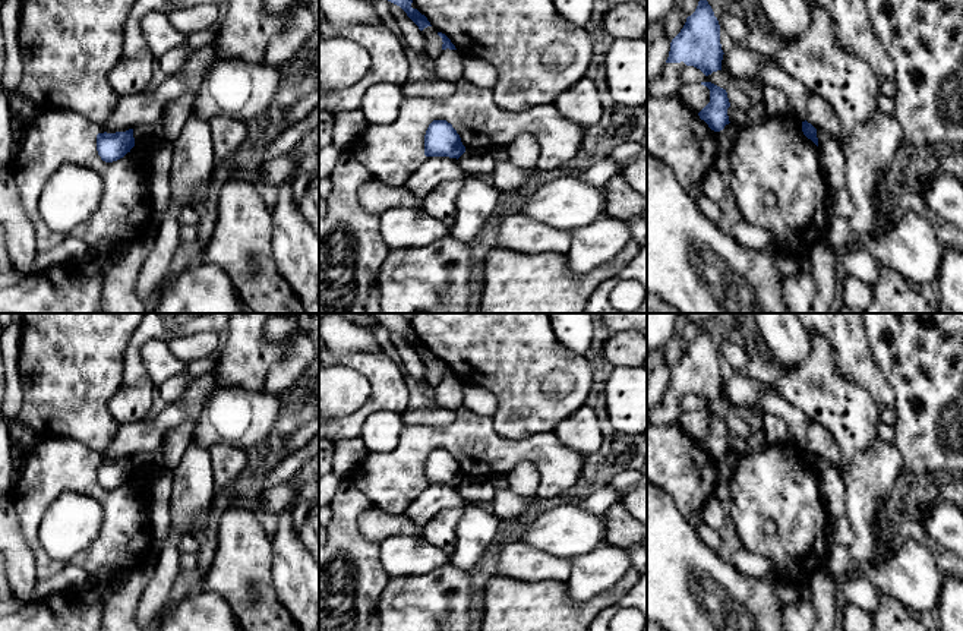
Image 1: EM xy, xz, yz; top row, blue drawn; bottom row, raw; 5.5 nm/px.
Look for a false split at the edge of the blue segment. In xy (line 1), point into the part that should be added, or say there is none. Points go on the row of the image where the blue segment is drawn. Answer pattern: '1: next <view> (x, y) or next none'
1: next none

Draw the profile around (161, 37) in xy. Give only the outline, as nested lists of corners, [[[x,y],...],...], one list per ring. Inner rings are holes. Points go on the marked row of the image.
[[[160,12],[145,15],[140,31],[157,59],[187,41],[187,37],[171,25],[168,15]]]

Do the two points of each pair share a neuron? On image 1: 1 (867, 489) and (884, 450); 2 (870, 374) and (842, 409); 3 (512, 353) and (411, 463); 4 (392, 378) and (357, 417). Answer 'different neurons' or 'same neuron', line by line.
1: same neuron
2: different neurons
3: different neurons
4: same neuron

